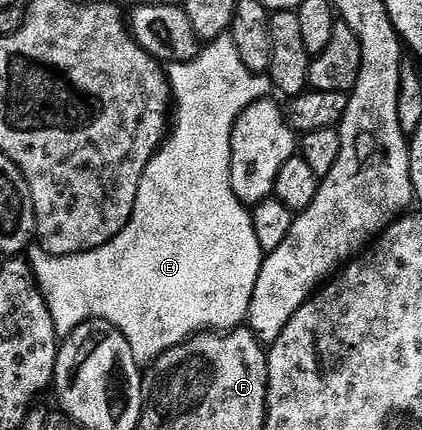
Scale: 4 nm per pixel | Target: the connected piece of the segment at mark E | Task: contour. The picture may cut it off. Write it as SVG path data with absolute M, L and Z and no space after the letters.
M231 33L220 34L211 39L201 49L199 55L191 58L189 62L171 63L167 67L166 77L170 83L171 97L174 99L174 125L164 141L160 143L160 149L146 164L144 175L138 184L138 194L136 203L132 208L132 215L128 223L122 228L122 232L118 232L118 236L114 236L114 240L81 254L56 258L54 255L46 253L38 244L33 245L26 254L26 259L28 258L29 264L32 265L33 272L31 271L31 273L34 275L35 285L40 287L40 293L46 300L57 335L70 335L76 331L76 327L84 322L100 318L104 322L109 322L114 328L118 328L118 332L122 332L122 336L126 336L126 344L130 344L132 354L136 357L137 363L140 364L150 364L164 351L175 346L181 346L187 338L193 338L196 334L227 332L243 327L248 317L250 300L254 296L254 284L258 284L260 265L264 263L266 257L266 252L258 244L258 236L254 236L254 224L249 207L238 201L232 191L230 184L230 148L232 147L232 125L236 123L238 116L251 102L259 102L261 98L269 97L269 79L263 73L246 68L246 64L242 64L238 50L234 48Z

